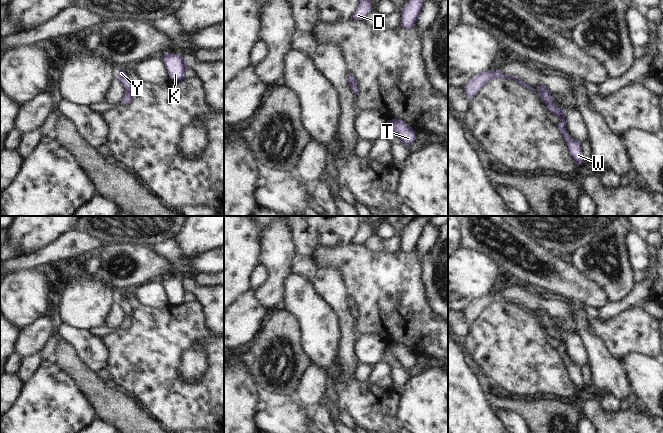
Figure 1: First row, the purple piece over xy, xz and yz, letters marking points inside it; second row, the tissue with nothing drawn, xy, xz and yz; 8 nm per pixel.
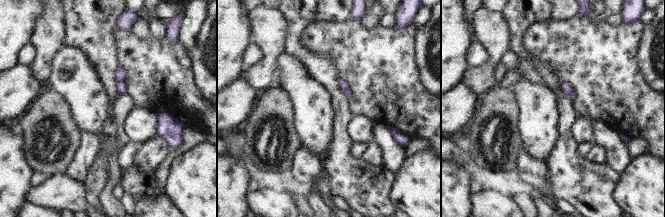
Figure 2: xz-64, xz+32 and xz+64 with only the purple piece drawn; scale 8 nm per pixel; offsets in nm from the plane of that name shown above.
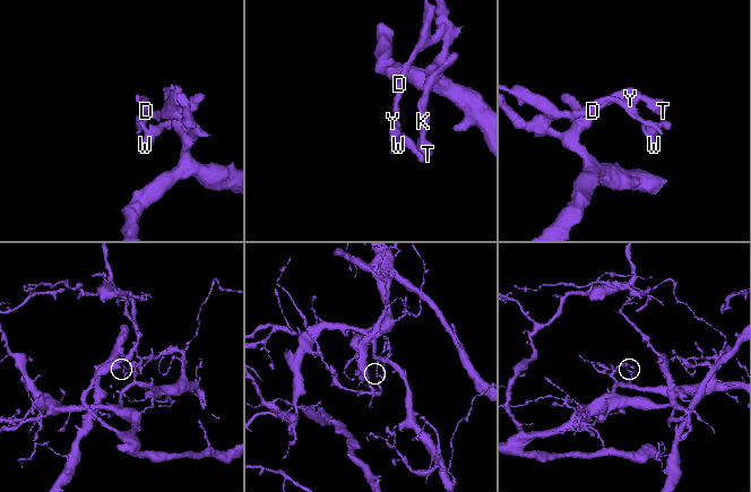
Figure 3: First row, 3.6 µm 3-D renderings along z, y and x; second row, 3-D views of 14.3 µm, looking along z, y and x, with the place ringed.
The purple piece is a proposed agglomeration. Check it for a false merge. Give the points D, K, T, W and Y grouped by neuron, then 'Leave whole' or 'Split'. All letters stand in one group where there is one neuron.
Groups: D K T / W Y. Split

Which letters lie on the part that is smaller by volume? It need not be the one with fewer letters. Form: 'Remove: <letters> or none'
Remove: W, Y

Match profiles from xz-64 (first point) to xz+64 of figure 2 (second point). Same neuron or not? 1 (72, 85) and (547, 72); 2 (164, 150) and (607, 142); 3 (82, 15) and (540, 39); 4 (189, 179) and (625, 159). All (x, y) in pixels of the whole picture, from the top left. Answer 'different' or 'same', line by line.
1: different
2: different
3: different
4: different

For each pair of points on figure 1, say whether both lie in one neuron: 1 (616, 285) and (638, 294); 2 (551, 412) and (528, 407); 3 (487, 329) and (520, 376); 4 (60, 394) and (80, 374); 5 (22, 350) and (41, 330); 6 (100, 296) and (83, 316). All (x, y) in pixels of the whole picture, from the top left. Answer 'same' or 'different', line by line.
1: different
2: same
3: same
4: different
5: same
6: same

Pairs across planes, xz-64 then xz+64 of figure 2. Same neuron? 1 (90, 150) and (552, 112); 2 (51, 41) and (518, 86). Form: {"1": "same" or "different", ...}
{"1": "different", "2": "different"}

